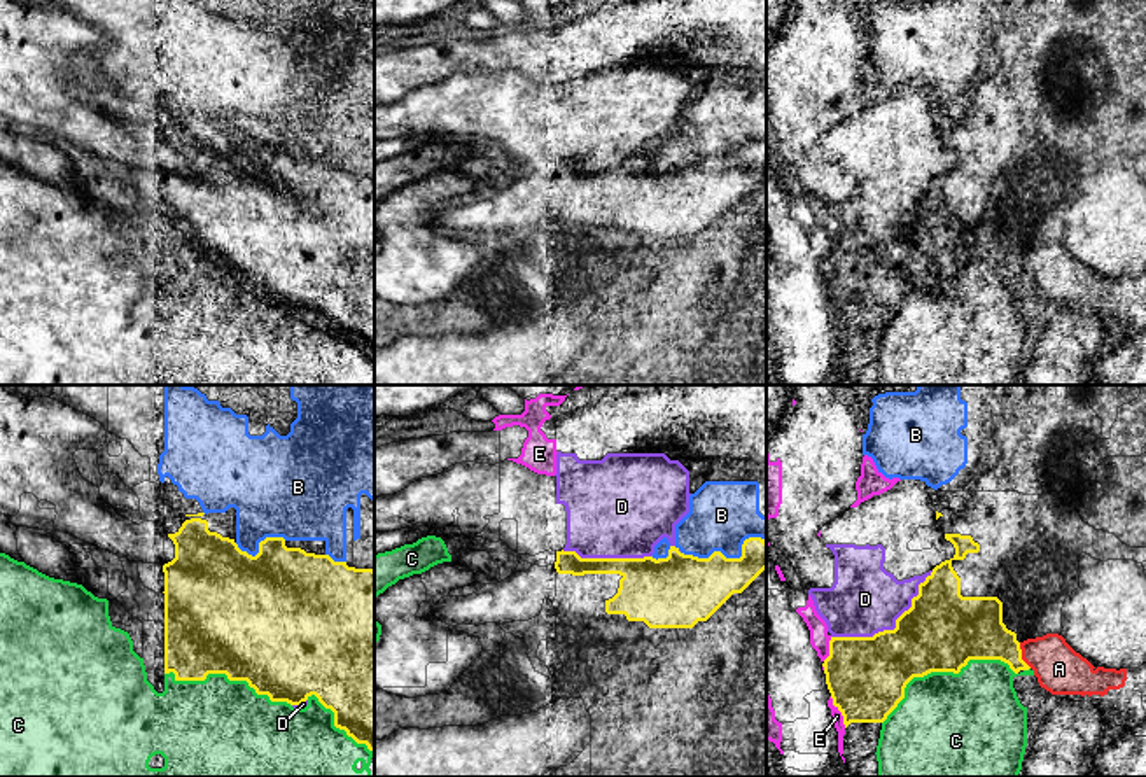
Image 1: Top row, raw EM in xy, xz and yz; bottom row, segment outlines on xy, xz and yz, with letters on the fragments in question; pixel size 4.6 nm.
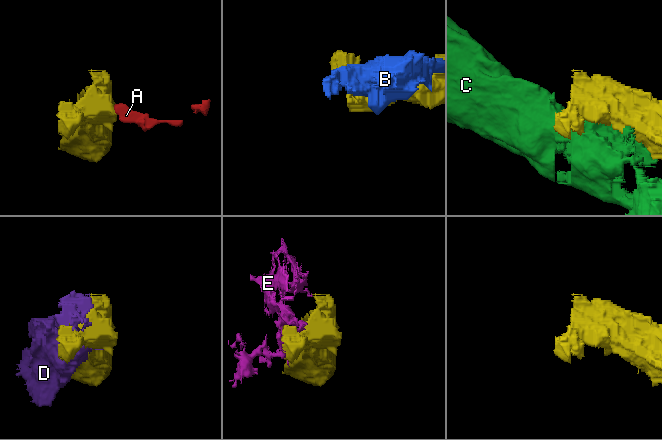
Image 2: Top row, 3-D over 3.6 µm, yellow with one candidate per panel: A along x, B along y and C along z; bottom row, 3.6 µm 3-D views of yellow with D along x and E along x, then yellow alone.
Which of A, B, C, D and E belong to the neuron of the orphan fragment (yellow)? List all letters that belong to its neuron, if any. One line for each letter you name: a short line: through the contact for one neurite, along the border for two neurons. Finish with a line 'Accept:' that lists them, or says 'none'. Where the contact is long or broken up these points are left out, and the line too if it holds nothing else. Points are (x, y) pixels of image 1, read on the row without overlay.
Accept: none

